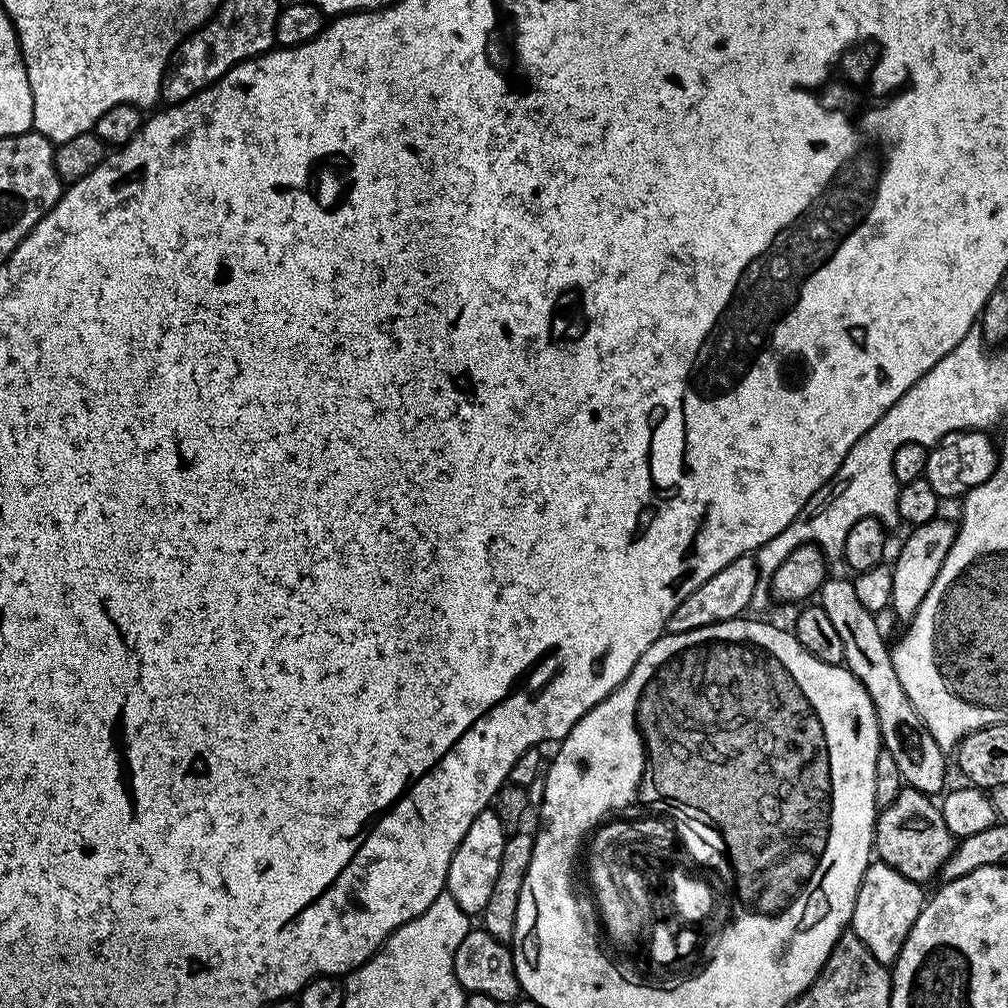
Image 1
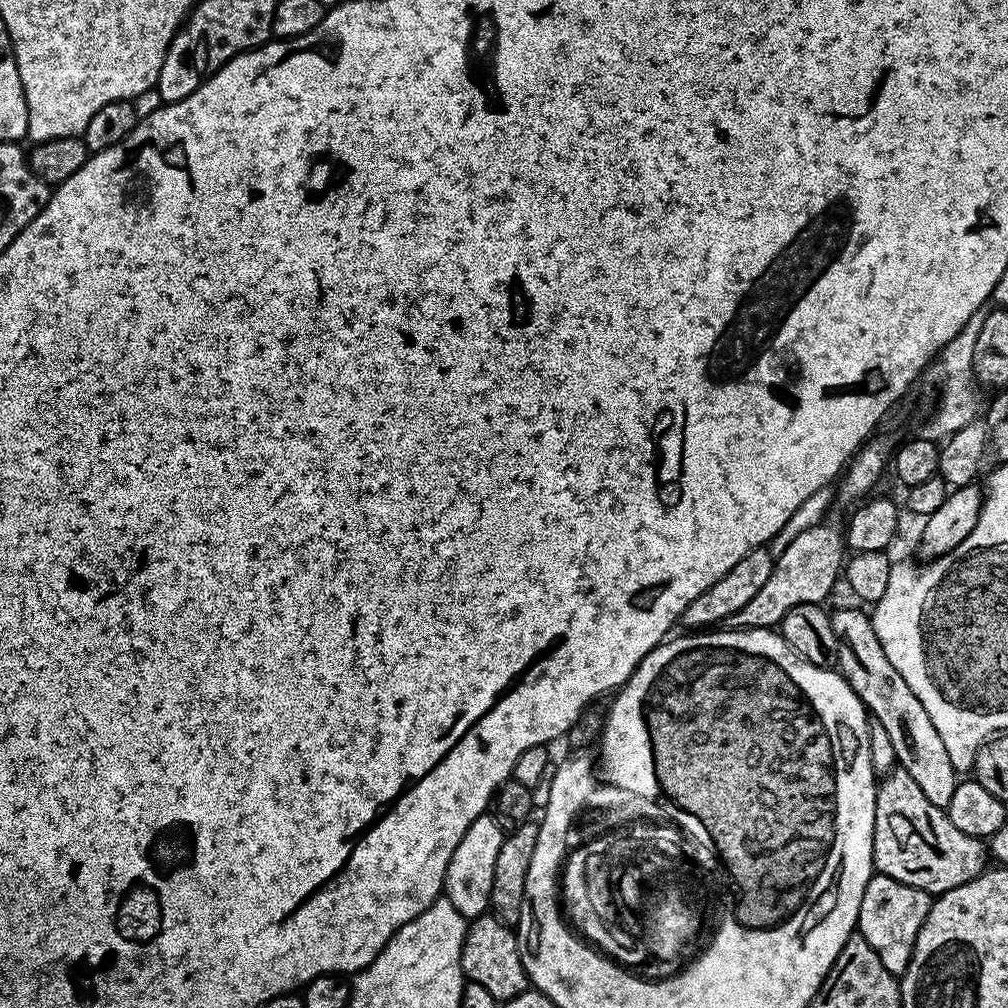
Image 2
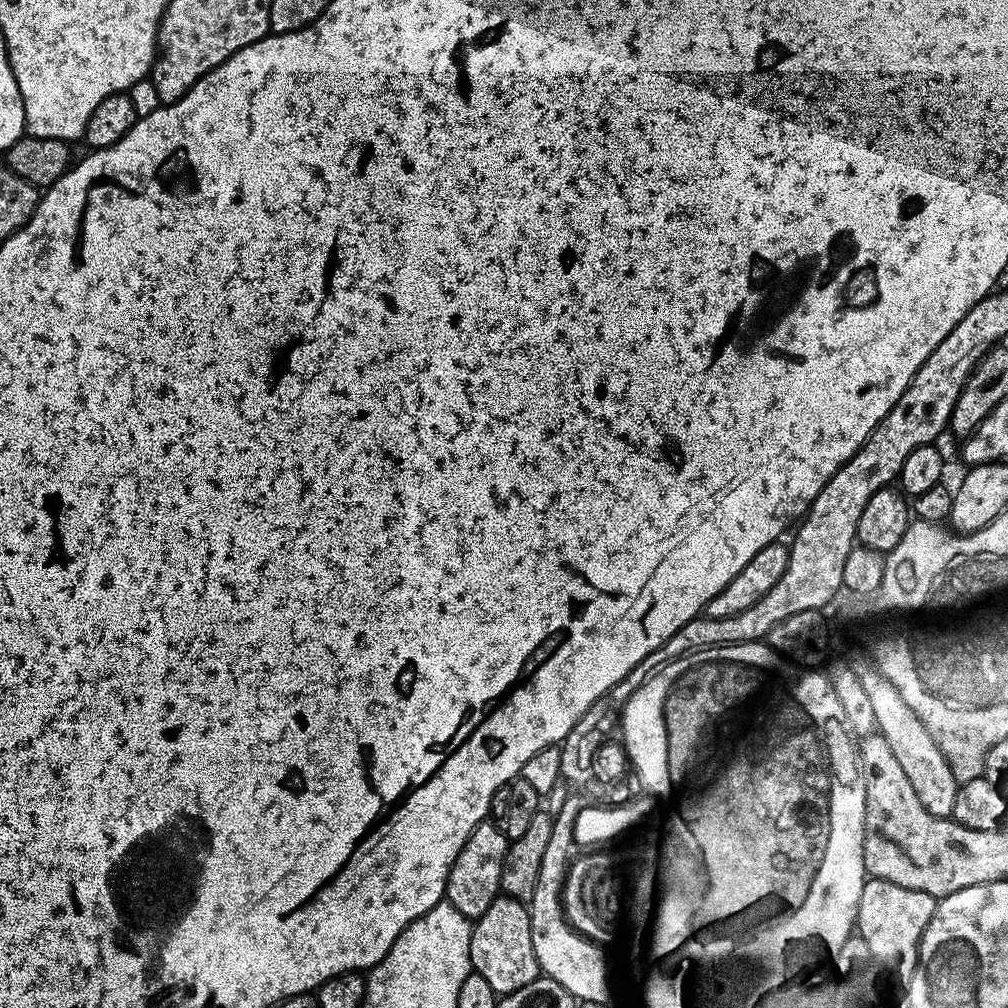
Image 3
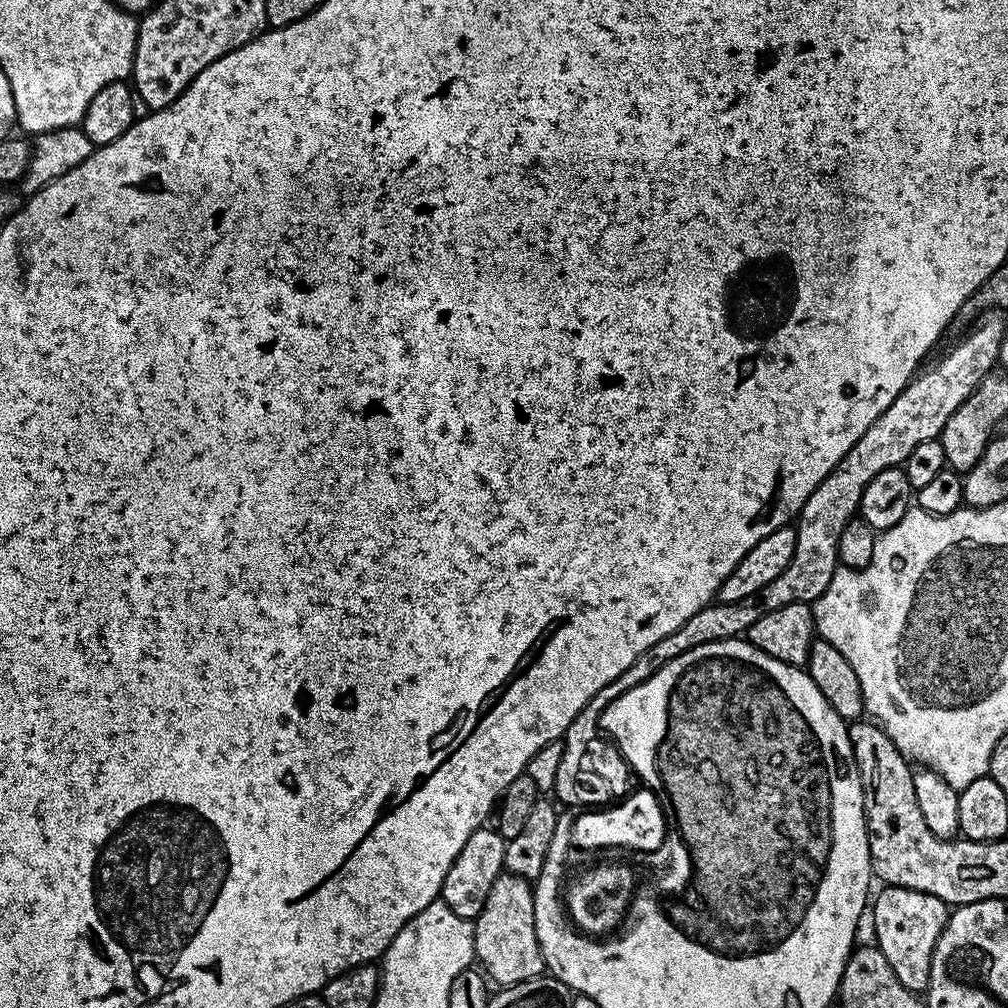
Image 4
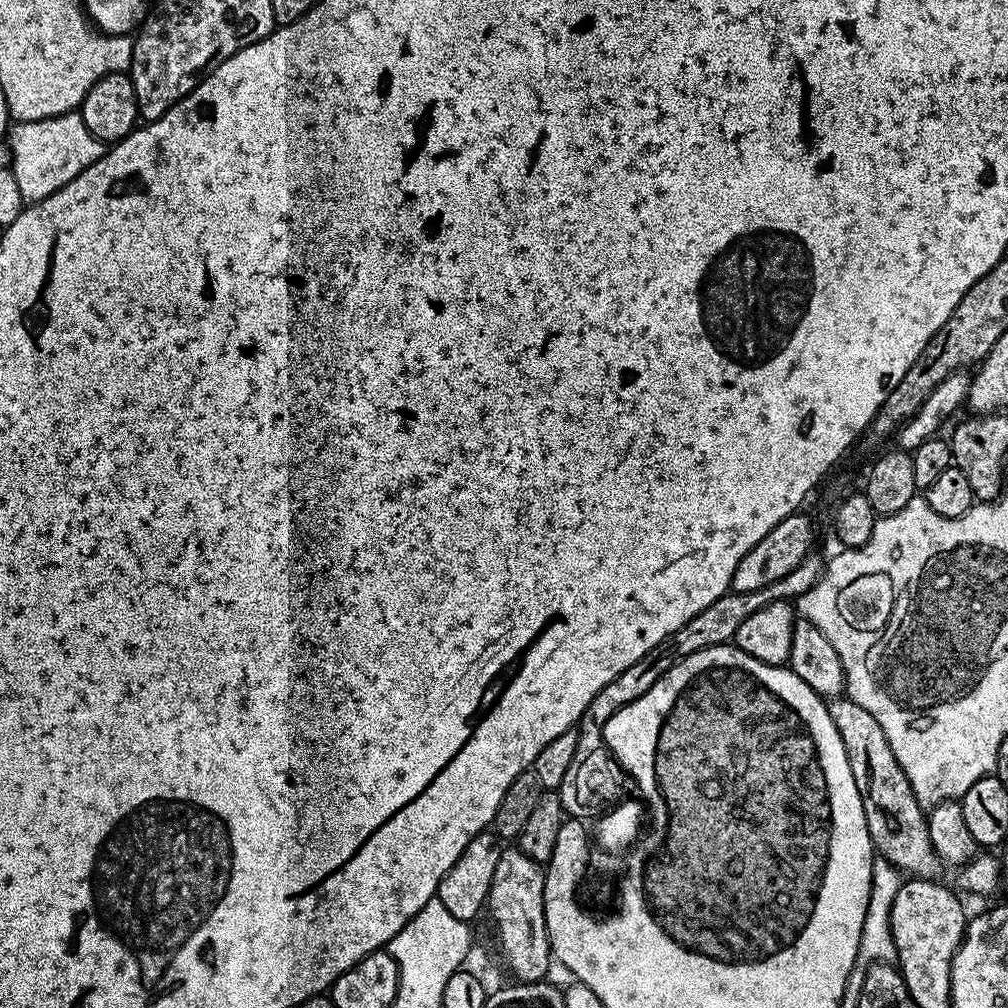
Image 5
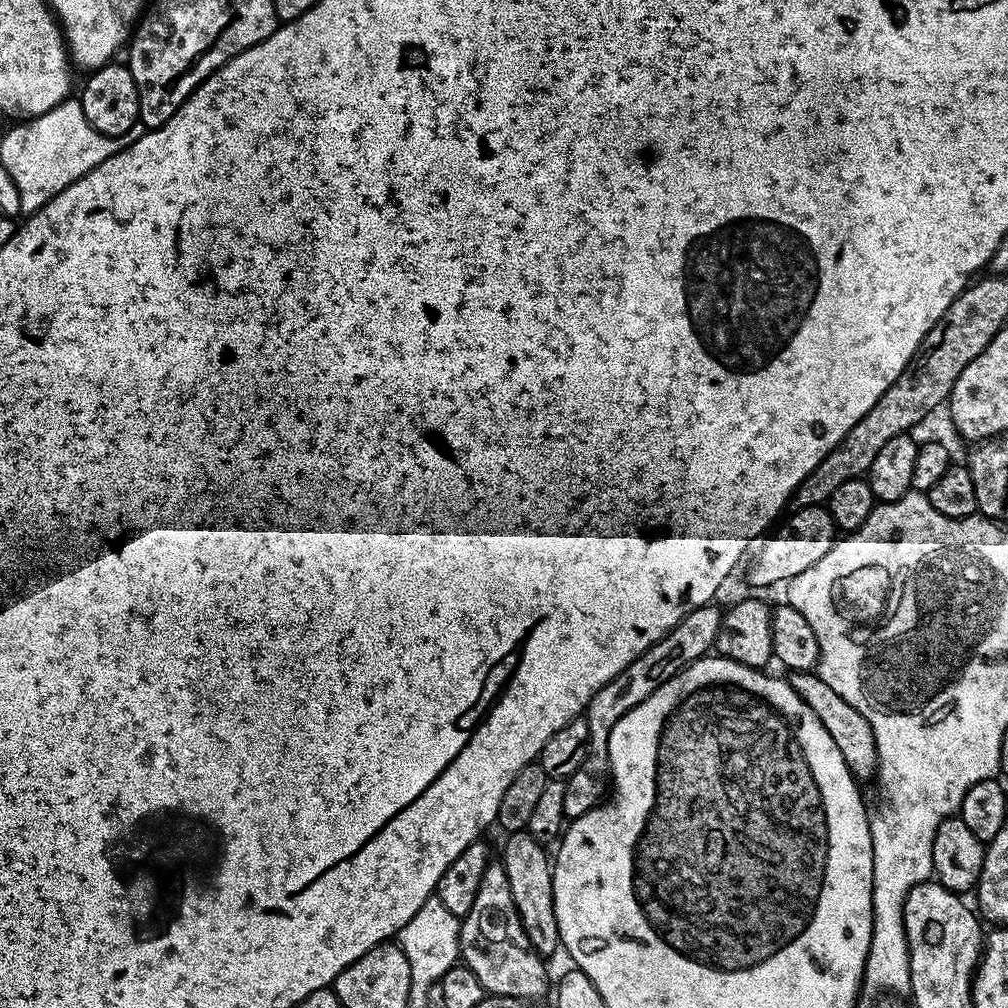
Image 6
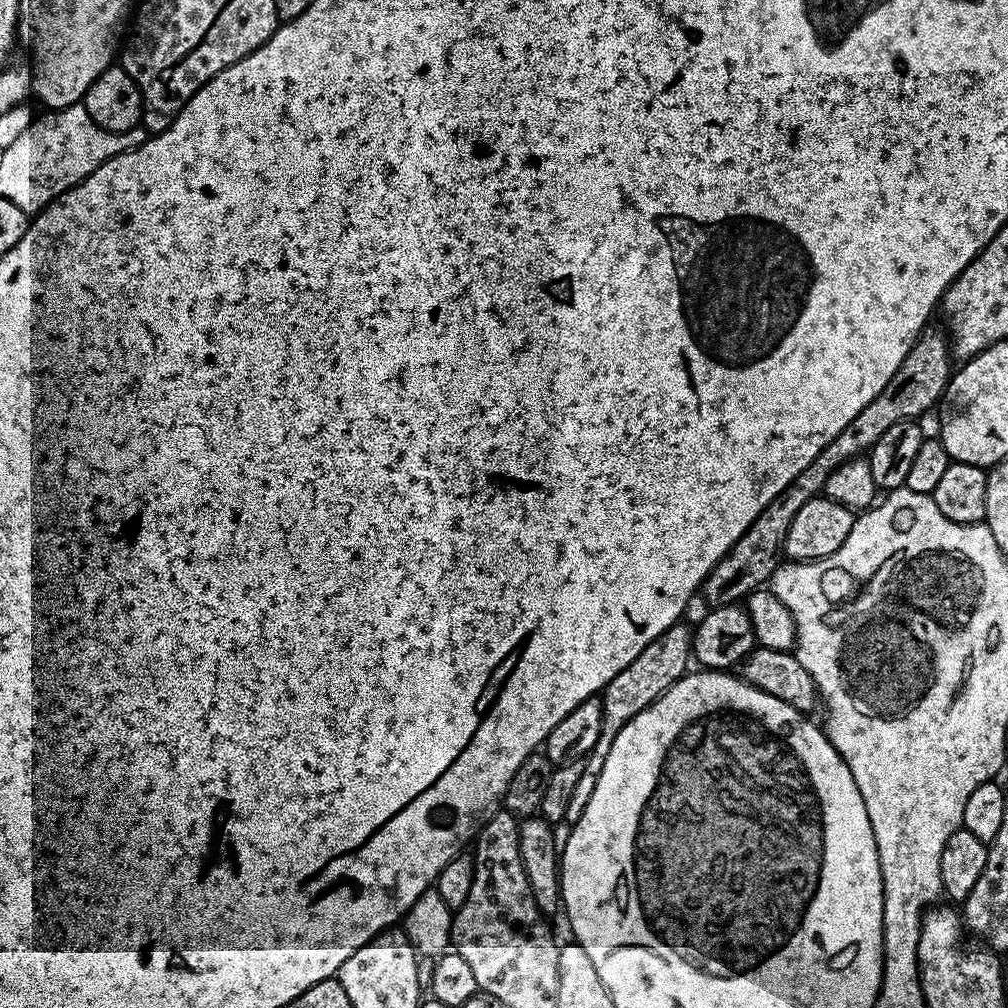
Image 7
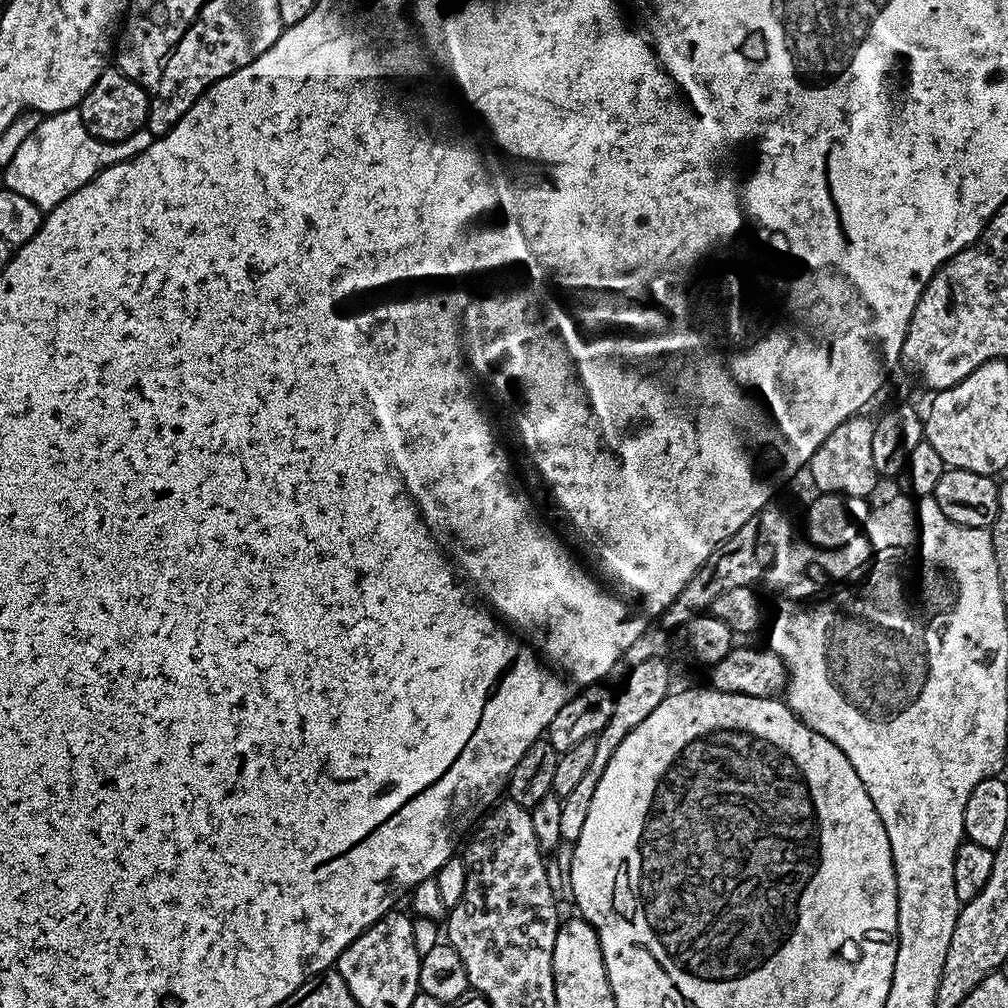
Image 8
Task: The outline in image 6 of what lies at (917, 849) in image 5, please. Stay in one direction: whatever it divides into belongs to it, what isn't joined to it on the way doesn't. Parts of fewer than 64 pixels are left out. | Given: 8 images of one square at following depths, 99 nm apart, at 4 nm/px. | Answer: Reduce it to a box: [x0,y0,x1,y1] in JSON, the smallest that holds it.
[790,671,878,782]

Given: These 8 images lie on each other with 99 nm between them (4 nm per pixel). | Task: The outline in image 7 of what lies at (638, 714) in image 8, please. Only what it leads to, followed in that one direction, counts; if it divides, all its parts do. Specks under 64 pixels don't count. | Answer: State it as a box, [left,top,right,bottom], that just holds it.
[564,622,693,822]

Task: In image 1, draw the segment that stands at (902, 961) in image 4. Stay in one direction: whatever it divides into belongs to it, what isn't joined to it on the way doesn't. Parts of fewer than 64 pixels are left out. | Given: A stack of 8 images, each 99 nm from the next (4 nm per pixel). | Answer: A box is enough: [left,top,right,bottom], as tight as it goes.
[851,862,926,966]

